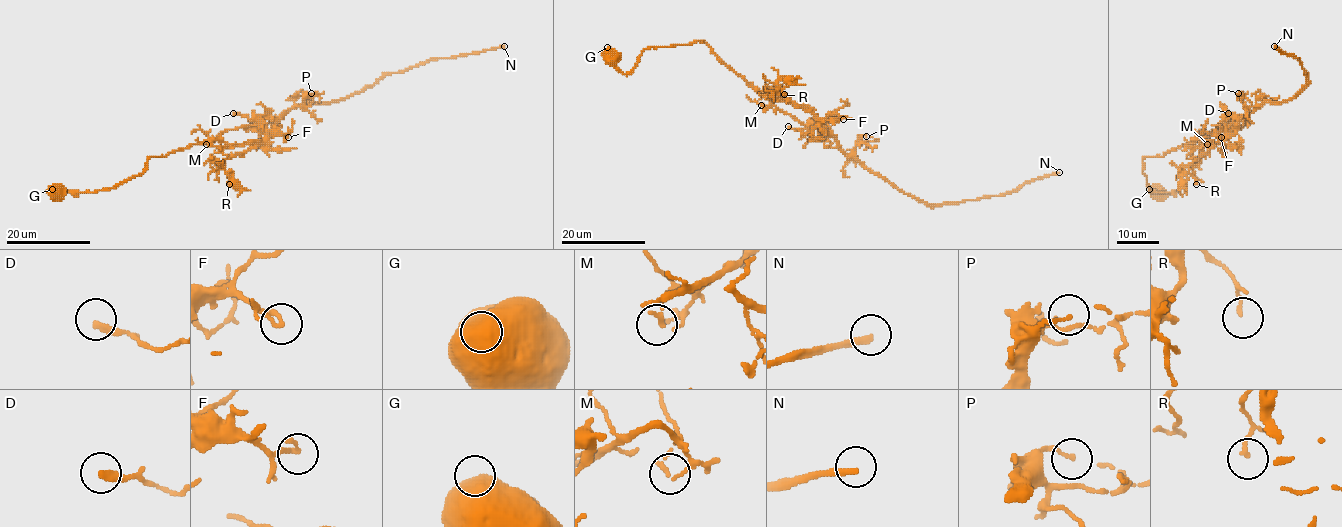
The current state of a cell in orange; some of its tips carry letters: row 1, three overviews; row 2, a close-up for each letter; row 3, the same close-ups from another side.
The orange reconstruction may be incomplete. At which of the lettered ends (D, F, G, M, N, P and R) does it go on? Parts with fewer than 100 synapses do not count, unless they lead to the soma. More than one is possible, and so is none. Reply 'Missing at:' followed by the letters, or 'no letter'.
Missing at: N

